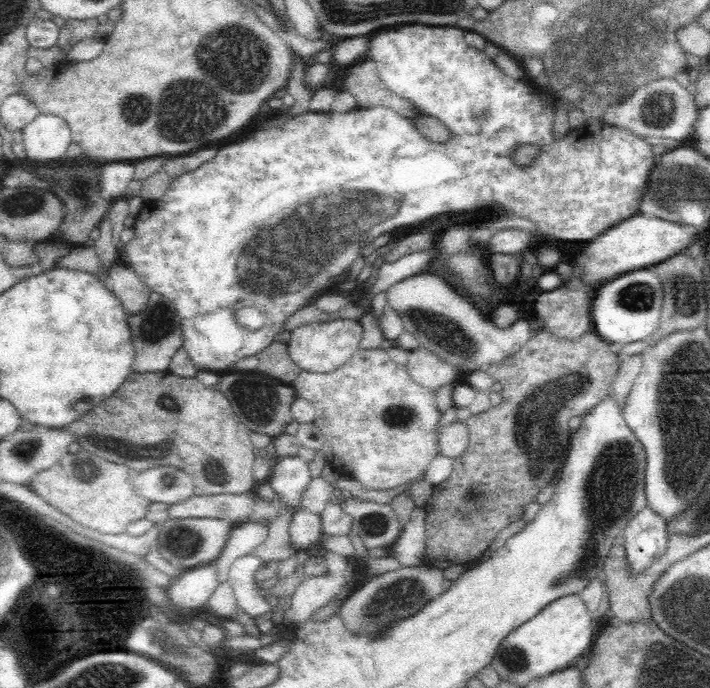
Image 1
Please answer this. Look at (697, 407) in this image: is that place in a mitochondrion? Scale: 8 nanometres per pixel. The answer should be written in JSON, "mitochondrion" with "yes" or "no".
{"mitochondrion":"yes"}

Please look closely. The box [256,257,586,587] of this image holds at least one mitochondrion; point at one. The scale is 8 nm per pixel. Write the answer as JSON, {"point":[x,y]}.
{"point":[449,337]}

